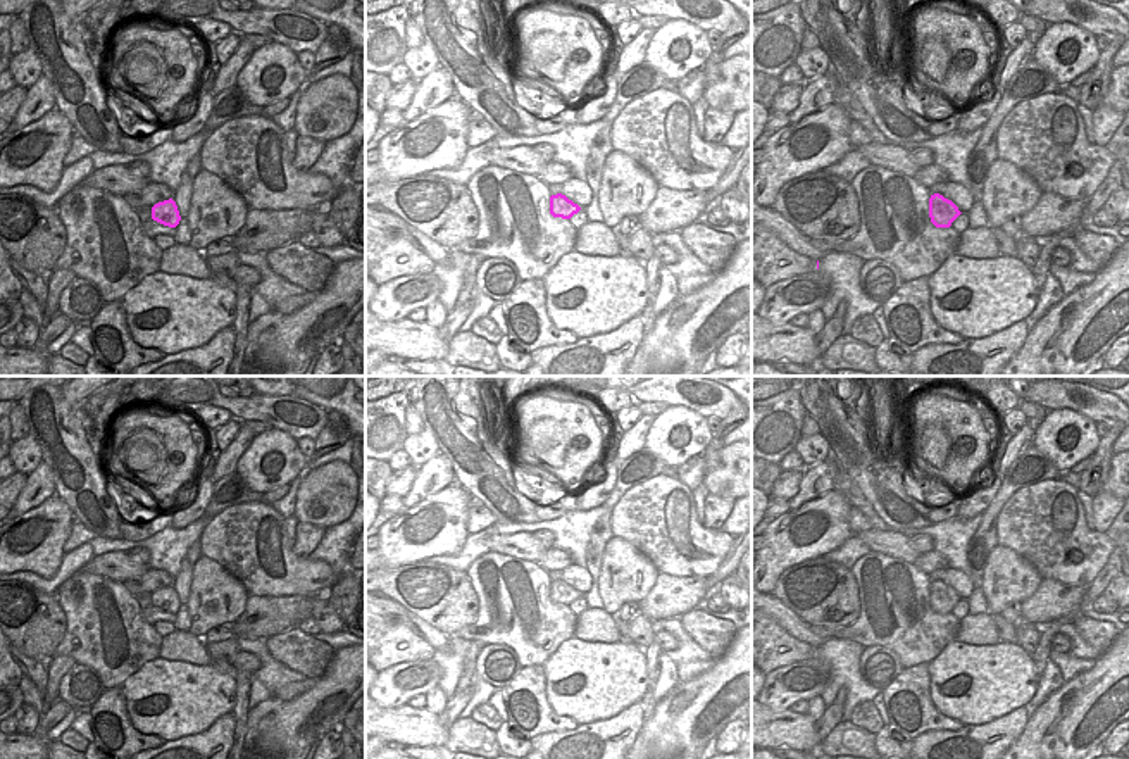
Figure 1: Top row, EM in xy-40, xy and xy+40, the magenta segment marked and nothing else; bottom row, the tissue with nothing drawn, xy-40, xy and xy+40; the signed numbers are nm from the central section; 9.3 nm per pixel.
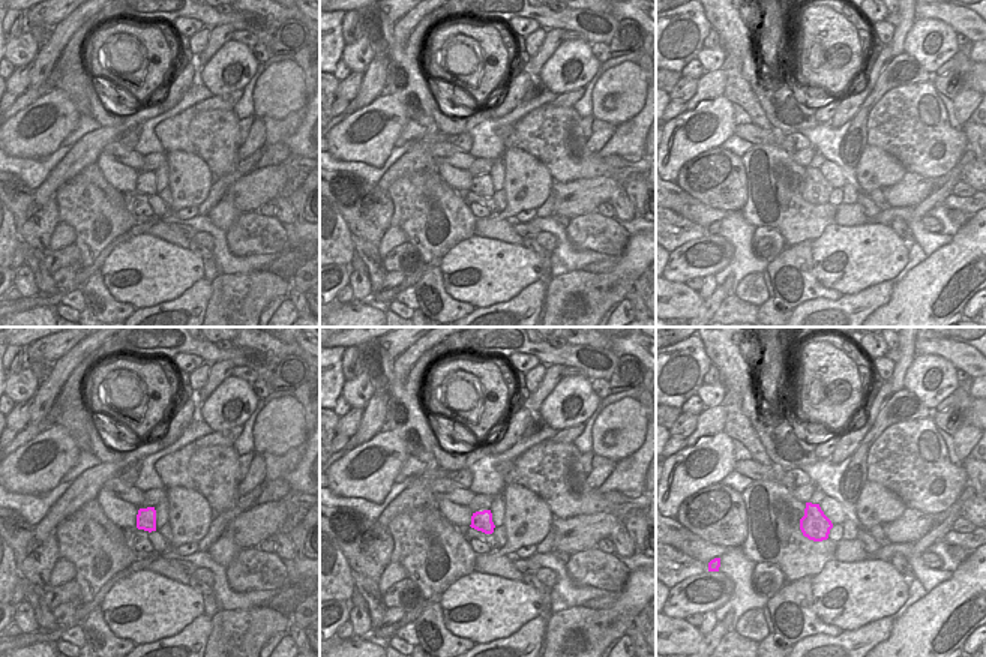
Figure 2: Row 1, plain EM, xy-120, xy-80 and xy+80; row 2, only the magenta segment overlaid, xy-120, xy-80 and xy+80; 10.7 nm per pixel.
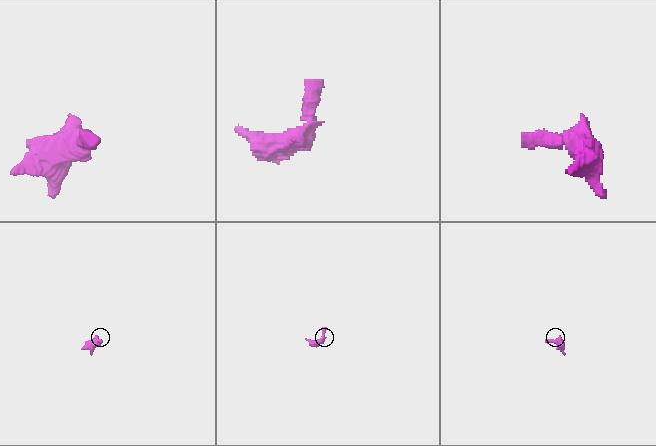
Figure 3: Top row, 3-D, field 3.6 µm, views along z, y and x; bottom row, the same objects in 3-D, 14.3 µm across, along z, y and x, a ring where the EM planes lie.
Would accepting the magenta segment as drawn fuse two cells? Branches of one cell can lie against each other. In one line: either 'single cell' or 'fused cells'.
fused cells

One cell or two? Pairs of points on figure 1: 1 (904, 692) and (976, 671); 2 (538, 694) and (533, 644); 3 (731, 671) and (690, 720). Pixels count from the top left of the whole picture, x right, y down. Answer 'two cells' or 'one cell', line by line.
1: one cell
2: two cells
3: one cell

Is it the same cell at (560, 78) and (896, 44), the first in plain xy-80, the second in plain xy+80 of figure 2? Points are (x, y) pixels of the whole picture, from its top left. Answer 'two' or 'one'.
two

